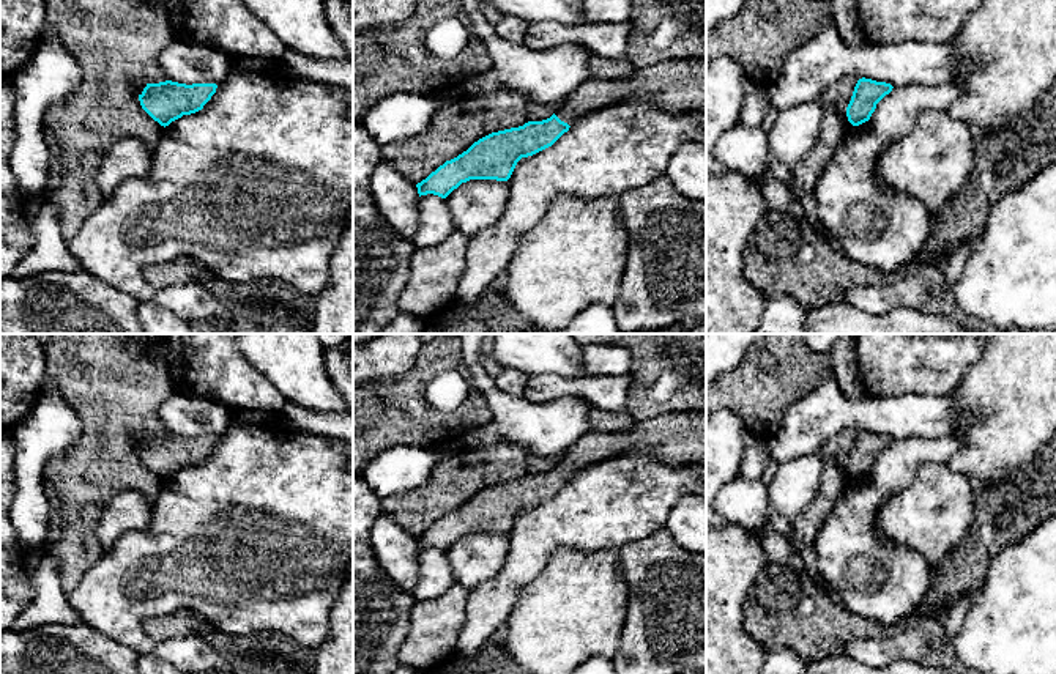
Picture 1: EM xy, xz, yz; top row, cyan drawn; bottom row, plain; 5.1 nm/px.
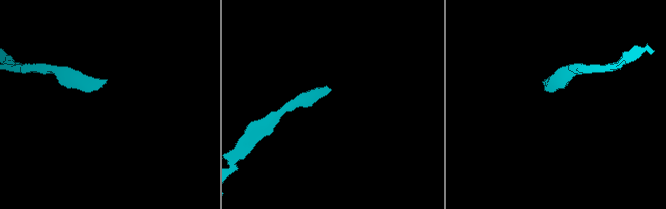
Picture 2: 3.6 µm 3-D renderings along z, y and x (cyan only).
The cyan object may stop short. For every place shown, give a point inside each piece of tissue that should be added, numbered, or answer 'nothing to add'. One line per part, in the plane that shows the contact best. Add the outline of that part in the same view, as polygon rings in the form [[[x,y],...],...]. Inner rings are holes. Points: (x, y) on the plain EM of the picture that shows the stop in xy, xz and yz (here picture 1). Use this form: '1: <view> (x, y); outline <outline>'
1: xz (680, 436); outline [[[675,411],[635,420],[621,433],[588,431],[555,465],[555,468],[572,479],[588,466],[621,455],[649,455],[665,465],[706,461],[706,411]]]

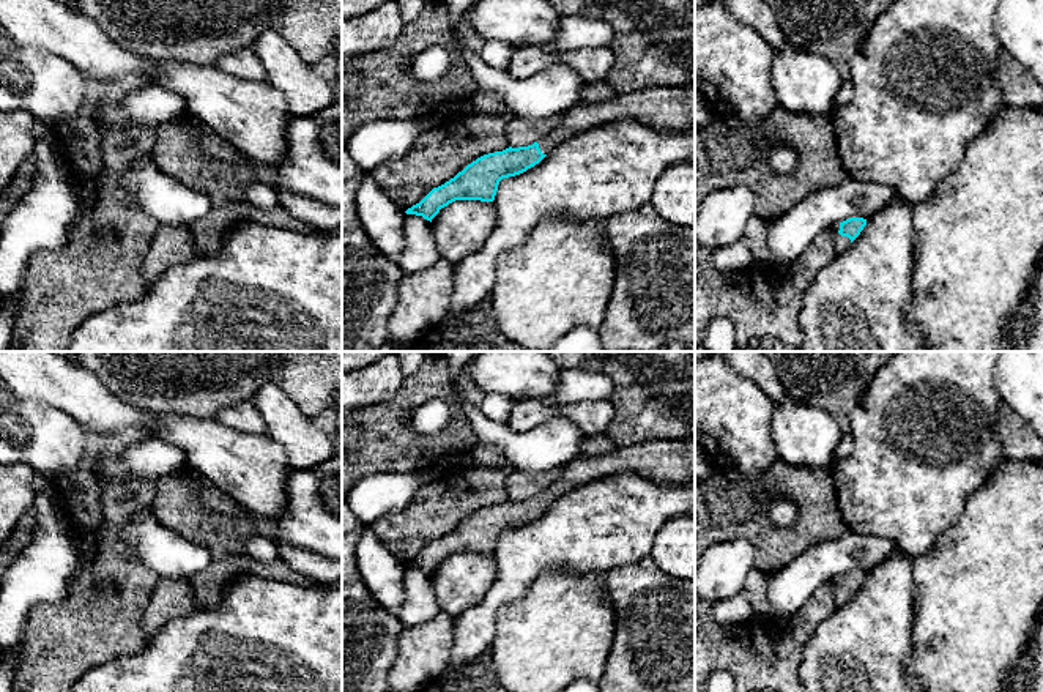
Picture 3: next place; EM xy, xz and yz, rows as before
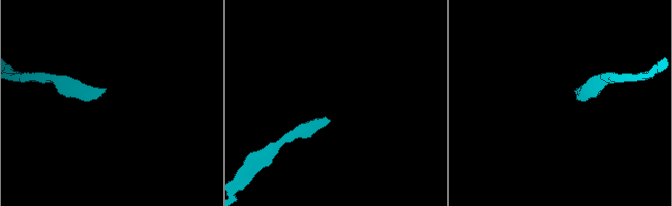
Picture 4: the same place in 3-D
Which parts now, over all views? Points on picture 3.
1: yz (840, 596); outline [[[840,577],[832,579],[830,583],[833,585],[833,601],[837,607],[843,607],[851,599],[851,593],[838,586]]]

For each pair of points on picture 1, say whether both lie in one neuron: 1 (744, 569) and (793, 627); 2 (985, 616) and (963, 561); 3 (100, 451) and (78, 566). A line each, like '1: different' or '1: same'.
1: different
2: different
3: same

